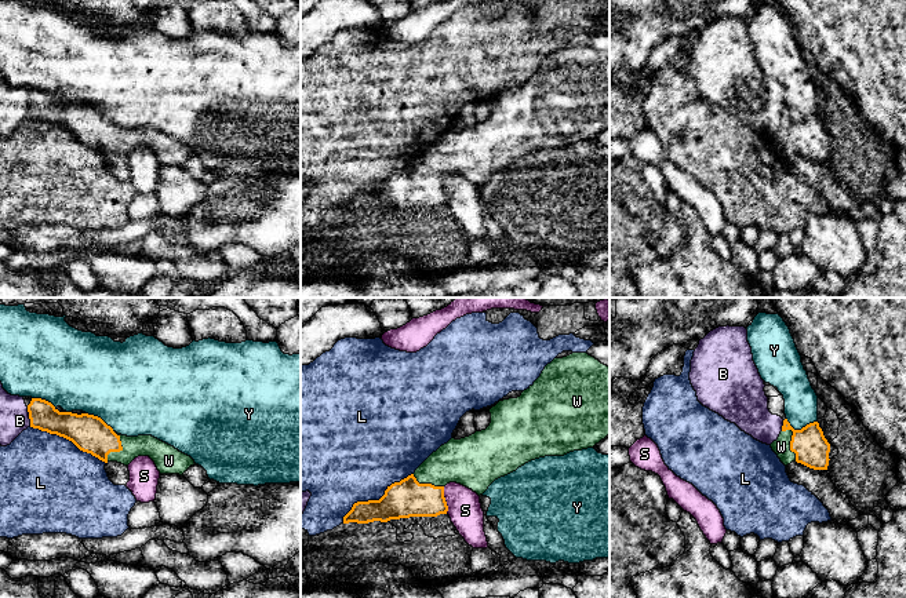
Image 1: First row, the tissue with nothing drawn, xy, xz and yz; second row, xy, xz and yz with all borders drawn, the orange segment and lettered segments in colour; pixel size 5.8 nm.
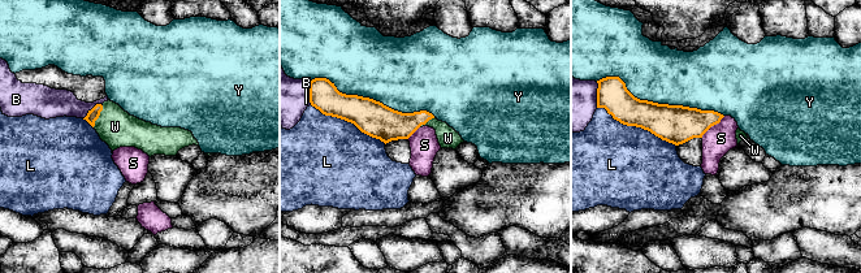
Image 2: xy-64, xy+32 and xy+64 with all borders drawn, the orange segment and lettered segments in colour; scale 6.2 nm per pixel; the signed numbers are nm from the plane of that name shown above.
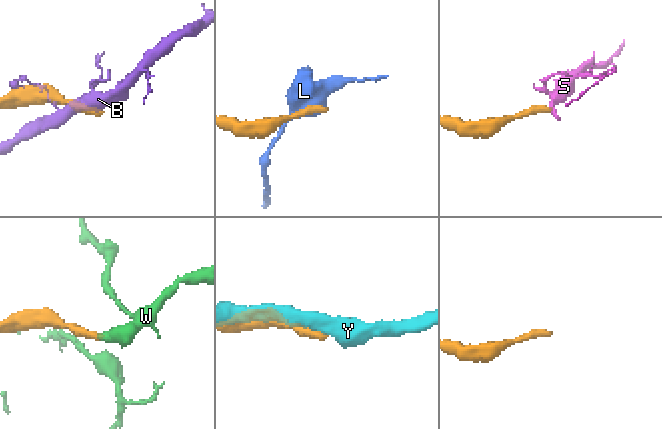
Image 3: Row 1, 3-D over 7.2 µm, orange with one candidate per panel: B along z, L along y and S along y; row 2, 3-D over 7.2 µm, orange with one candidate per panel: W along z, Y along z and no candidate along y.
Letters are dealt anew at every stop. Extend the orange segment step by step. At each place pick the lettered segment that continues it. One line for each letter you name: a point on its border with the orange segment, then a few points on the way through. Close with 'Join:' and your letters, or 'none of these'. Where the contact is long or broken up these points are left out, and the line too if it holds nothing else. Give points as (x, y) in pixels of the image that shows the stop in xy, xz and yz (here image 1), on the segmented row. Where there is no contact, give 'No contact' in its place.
W: Touches orange at yz (790, 441). Path across: yz (811, 448), (790, 441), (781, 447)
Join: W

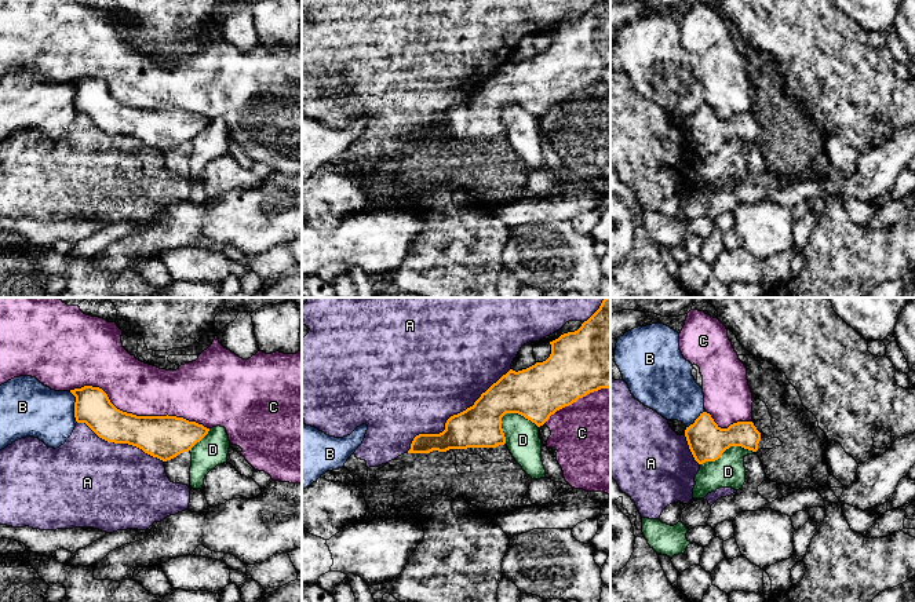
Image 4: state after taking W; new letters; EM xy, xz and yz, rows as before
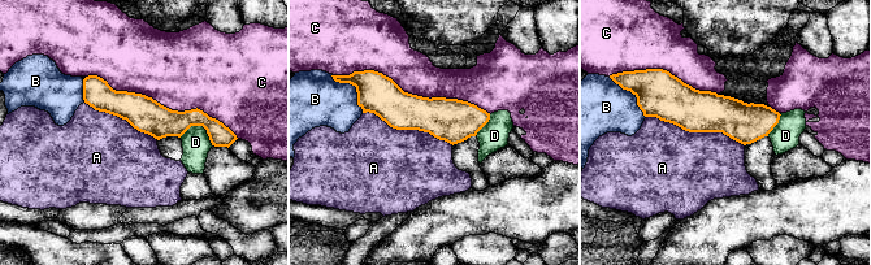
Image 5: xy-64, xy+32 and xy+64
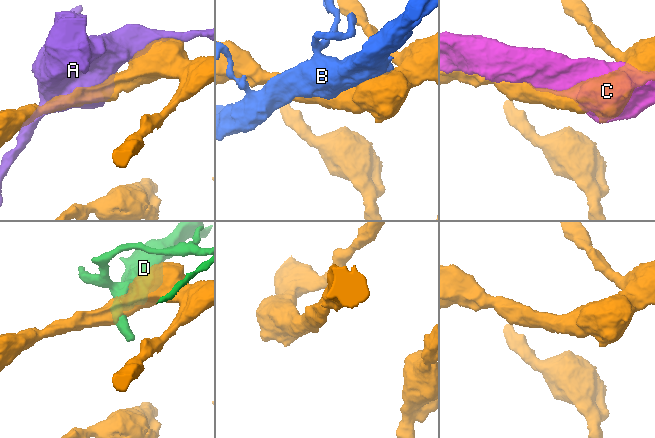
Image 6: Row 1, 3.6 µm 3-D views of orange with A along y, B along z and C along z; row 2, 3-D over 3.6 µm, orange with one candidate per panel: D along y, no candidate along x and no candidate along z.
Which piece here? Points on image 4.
Join: none of these

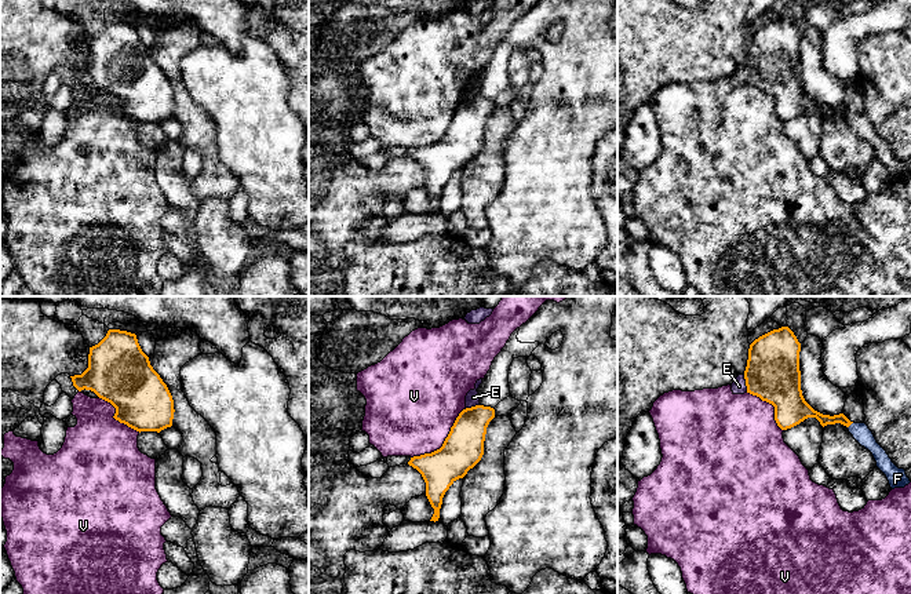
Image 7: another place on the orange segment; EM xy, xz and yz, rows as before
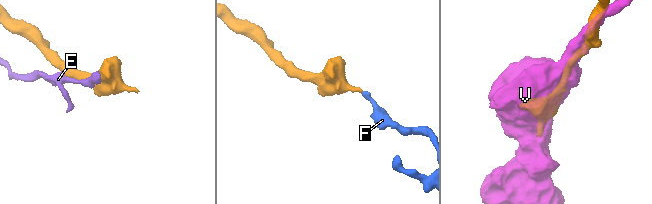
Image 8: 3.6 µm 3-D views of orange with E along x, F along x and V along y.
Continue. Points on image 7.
F: Touches orange at yz (851, 423). Path across: yz (809, 412), (851, 423), (860, 432)
Join: F

